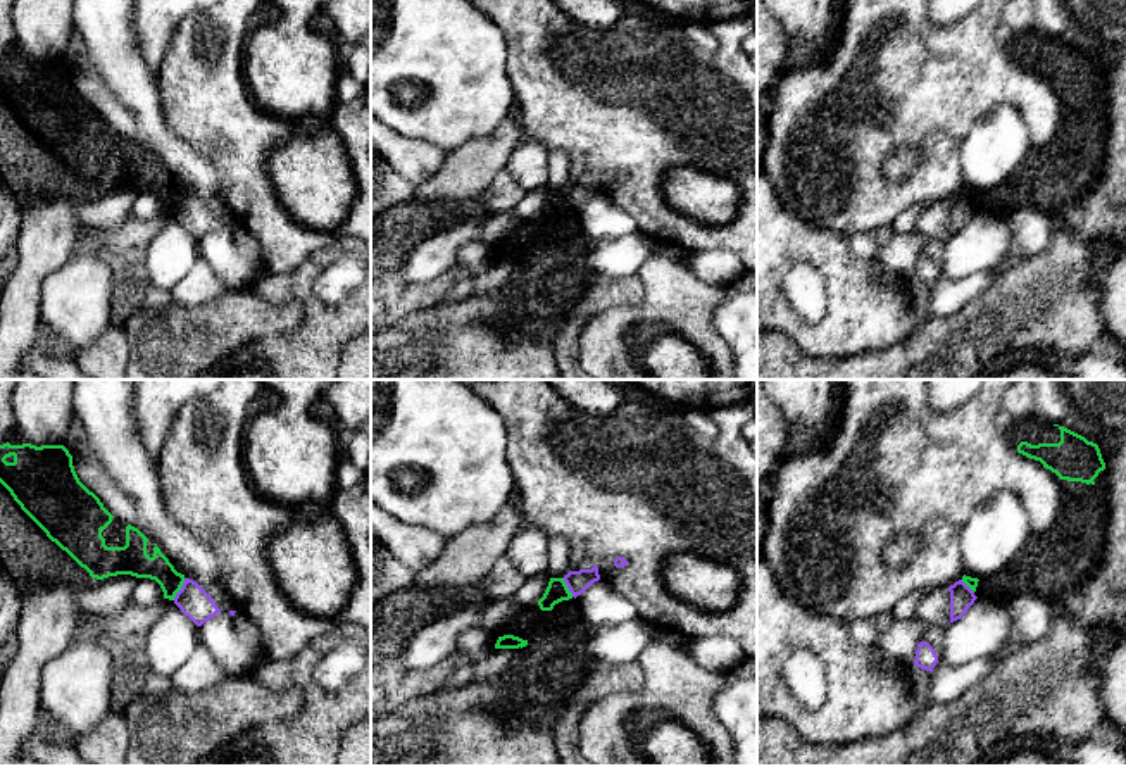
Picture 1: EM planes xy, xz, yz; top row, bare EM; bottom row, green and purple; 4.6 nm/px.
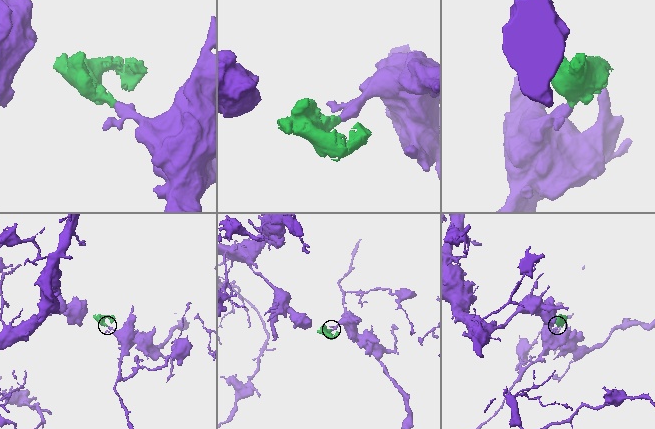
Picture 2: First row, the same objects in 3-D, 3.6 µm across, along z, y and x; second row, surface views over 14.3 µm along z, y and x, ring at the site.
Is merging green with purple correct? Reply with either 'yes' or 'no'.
no

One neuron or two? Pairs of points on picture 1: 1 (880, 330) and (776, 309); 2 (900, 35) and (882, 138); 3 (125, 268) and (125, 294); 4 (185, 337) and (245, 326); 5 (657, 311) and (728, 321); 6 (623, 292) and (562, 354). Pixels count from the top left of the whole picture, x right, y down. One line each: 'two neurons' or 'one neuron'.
1: one neuron
2: one neuron
3: one neuron
4: one neuron
5: two neurons
6: one neuron

